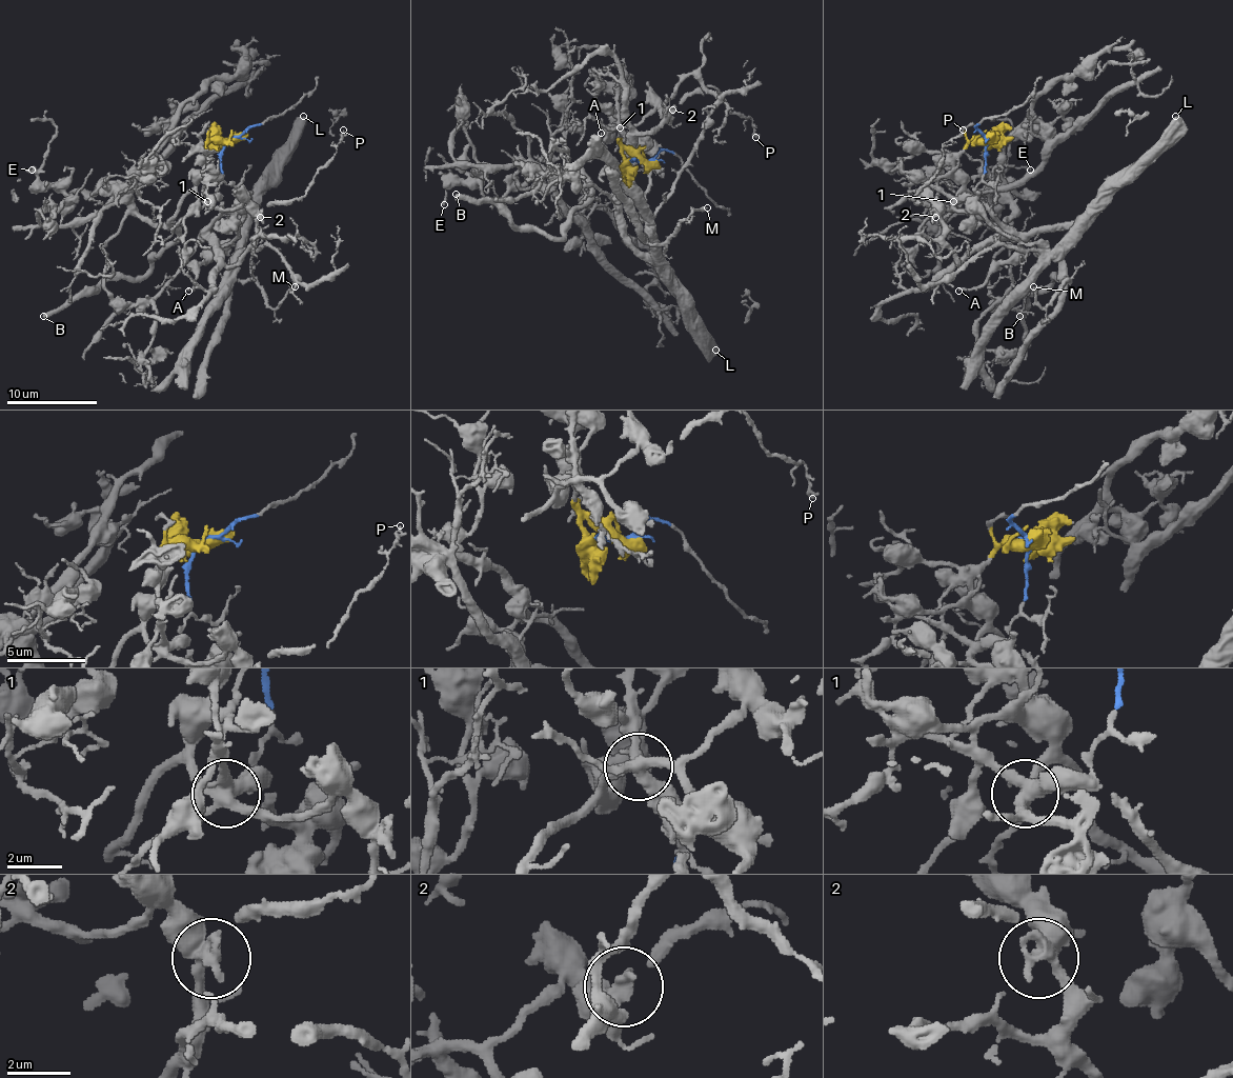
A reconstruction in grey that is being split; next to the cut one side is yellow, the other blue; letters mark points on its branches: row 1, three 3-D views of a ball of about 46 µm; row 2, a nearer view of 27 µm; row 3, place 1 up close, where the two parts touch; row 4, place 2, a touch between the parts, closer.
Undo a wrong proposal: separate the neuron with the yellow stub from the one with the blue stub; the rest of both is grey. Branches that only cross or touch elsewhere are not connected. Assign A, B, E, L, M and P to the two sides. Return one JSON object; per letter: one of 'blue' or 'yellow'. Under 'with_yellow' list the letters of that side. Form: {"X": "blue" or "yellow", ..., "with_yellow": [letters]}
{"A": "yellow", "B": "yellow", "E": "yellow", "L": "blue", "M": "blue", "P": "blue", "with_yellow": ["A", "B", "E"]}

